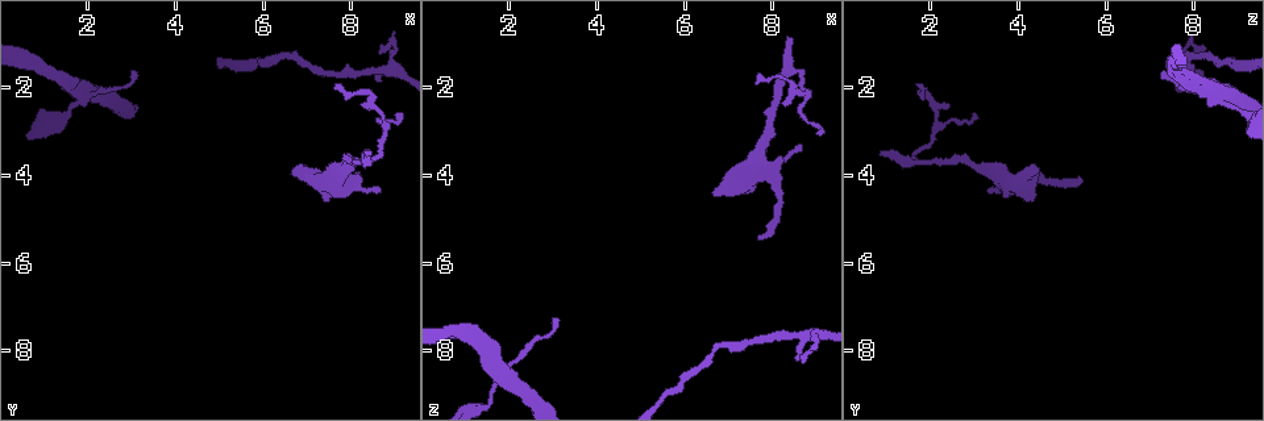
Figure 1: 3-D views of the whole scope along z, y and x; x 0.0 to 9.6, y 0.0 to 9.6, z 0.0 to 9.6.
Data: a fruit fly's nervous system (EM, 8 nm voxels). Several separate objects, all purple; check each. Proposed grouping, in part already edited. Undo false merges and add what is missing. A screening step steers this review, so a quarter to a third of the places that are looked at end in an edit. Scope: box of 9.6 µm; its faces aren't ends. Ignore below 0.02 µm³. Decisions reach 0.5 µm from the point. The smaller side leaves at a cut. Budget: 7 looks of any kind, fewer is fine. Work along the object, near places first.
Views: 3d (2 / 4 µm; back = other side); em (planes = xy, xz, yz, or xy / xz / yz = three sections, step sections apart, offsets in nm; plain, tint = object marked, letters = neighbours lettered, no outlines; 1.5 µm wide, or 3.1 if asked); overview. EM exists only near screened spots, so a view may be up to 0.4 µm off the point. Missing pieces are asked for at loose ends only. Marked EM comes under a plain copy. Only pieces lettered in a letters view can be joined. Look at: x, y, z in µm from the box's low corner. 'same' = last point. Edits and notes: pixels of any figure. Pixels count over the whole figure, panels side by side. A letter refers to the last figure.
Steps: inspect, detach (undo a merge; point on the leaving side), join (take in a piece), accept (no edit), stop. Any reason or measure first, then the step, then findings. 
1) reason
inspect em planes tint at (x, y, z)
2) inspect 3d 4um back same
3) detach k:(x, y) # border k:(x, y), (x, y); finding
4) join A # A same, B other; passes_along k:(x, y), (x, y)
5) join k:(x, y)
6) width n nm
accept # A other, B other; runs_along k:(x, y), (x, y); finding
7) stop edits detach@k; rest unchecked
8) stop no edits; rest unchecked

free end
inspect em xy step 4 tint at (8.30, 3.50, 0.80)

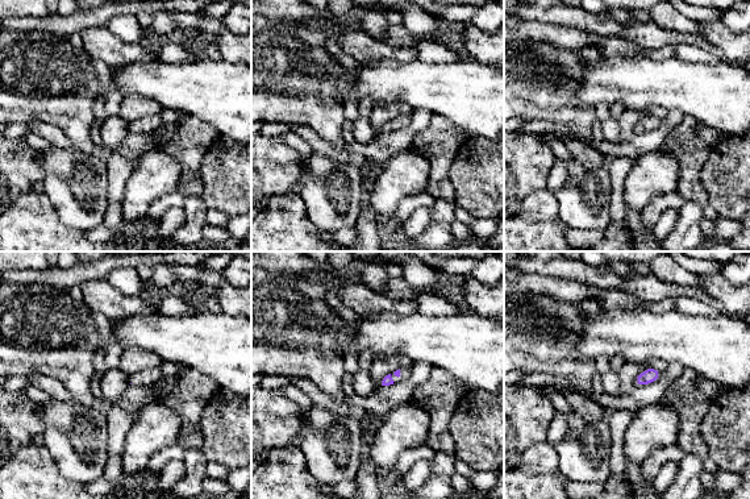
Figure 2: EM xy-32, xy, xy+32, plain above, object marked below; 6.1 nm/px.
another direction
inspect em xz step 4 letters same

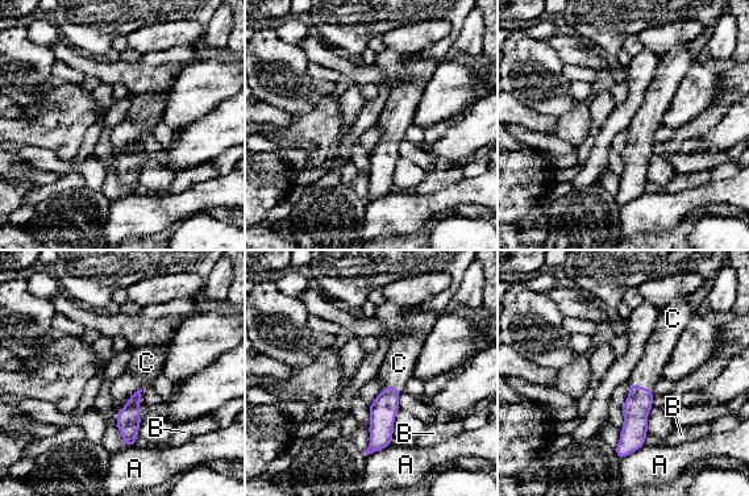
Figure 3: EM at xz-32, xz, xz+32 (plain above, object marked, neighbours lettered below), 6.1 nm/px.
join C # A other, B other, C same; passes_along 3:(639, 403), (641, 387), (646, 372); it goes on there

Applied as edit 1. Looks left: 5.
thin end
inspect 3d 2um at (8.25, 2.35, 2.35)

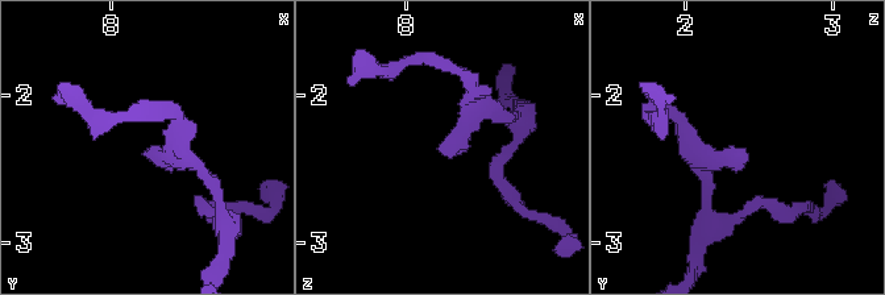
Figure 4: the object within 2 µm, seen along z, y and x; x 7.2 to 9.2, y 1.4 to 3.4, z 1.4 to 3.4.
now the EM
inspect em xy step 4 letters at (8.28, 2.40, 2.42)

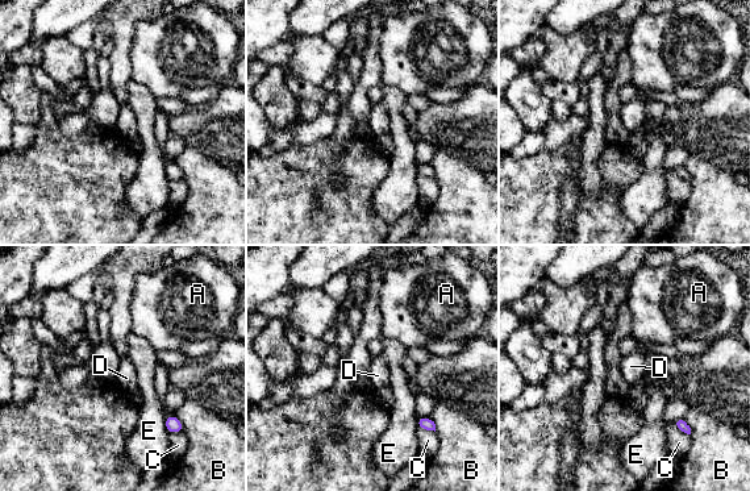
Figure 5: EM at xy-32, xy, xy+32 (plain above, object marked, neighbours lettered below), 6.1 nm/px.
another direction
inspect em xz step 8 letters same

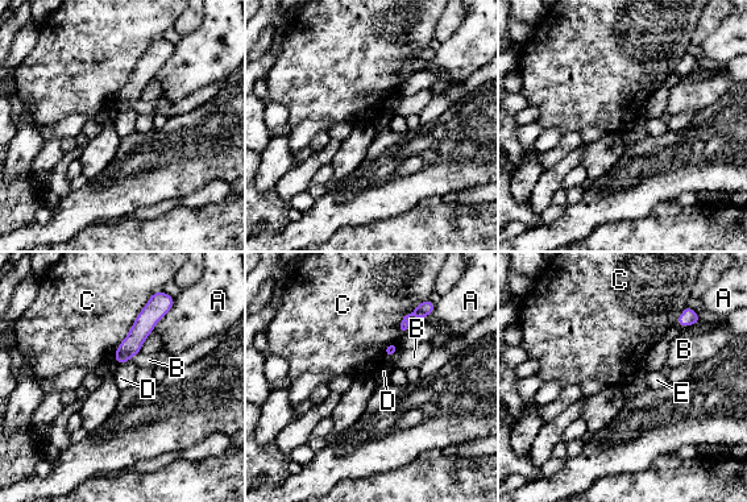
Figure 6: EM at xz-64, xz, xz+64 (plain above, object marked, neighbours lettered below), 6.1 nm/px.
longest_contact C 550 nm
accept # A other, B other, C other, D other, E other; runs_along 6:(165, 299), (117, 359); no lettered piece goes on from it

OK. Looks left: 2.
inspect em yz step 8 tint at (1.70, 2.00, 8.45)

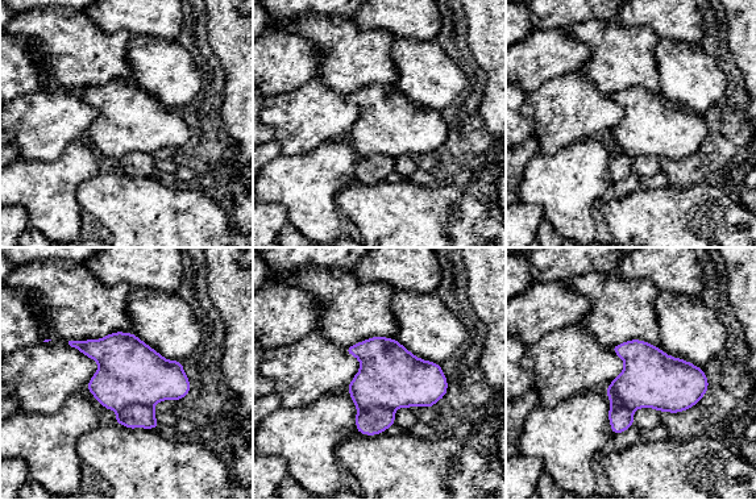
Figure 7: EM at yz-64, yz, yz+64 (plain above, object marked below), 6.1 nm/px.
another direction
inspect em planes letters same

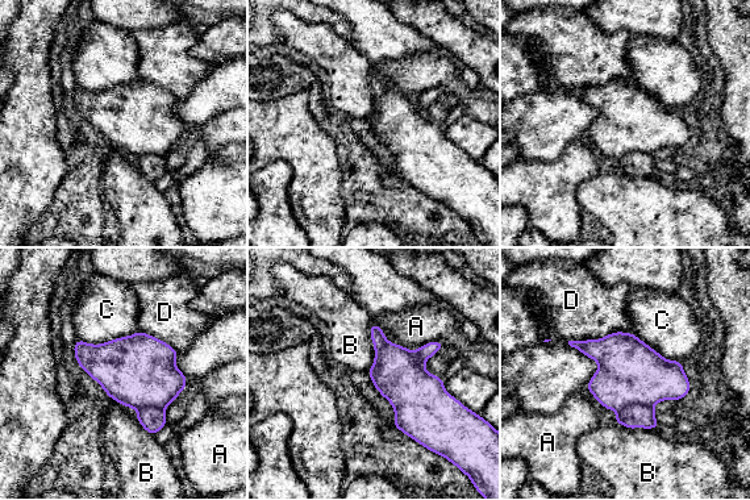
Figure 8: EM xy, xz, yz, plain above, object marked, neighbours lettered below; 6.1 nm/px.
detach 8:(636, 416) # A other, B other, C other, D other; border 8:(651, 405), (630, 404), (619, 412); a second neuron is stuck on

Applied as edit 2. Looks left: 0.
stop edits join@3, detach@8; rest unchecked

